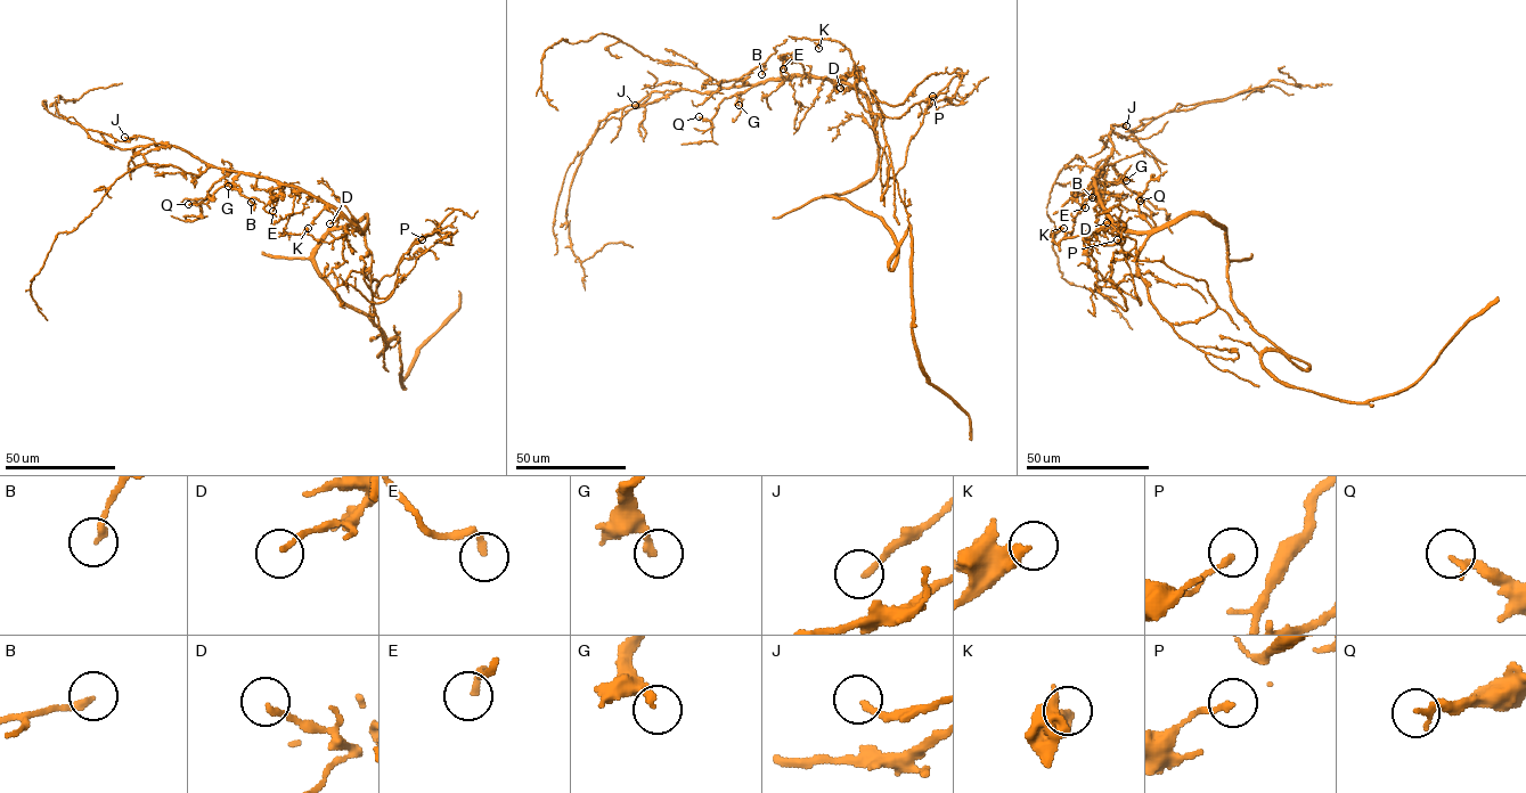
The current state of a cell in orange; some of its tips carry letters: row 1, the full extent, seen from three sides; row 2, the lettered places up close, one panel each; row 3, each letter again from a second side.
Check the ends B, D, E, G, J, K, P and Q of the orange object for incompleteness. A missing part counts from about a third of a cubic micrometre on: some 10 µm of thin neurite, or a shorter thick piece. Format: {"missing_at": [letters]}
{"missing_at": ["G"]}

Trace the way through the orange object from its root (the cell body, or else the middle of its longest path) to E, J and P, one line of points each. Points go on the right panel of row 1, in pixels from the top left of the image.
E: (1143, 231), (1124, 230), (1107, 214), (1094, 179), (1098, 182), (1077, 198), (1085, 207)
J: (1143, 231), (1124, 230), (1107, 214), (1094, 181), (1111, 155), (1112, 145), (1109, 136), (1111, 125), (1126, 125)
P: (1143, 231), (1148, 238), (1142, 248), (1135, 256), (1114, 260), (1110, 277), (1141, 305), (1121, 243), (1117, 239)

